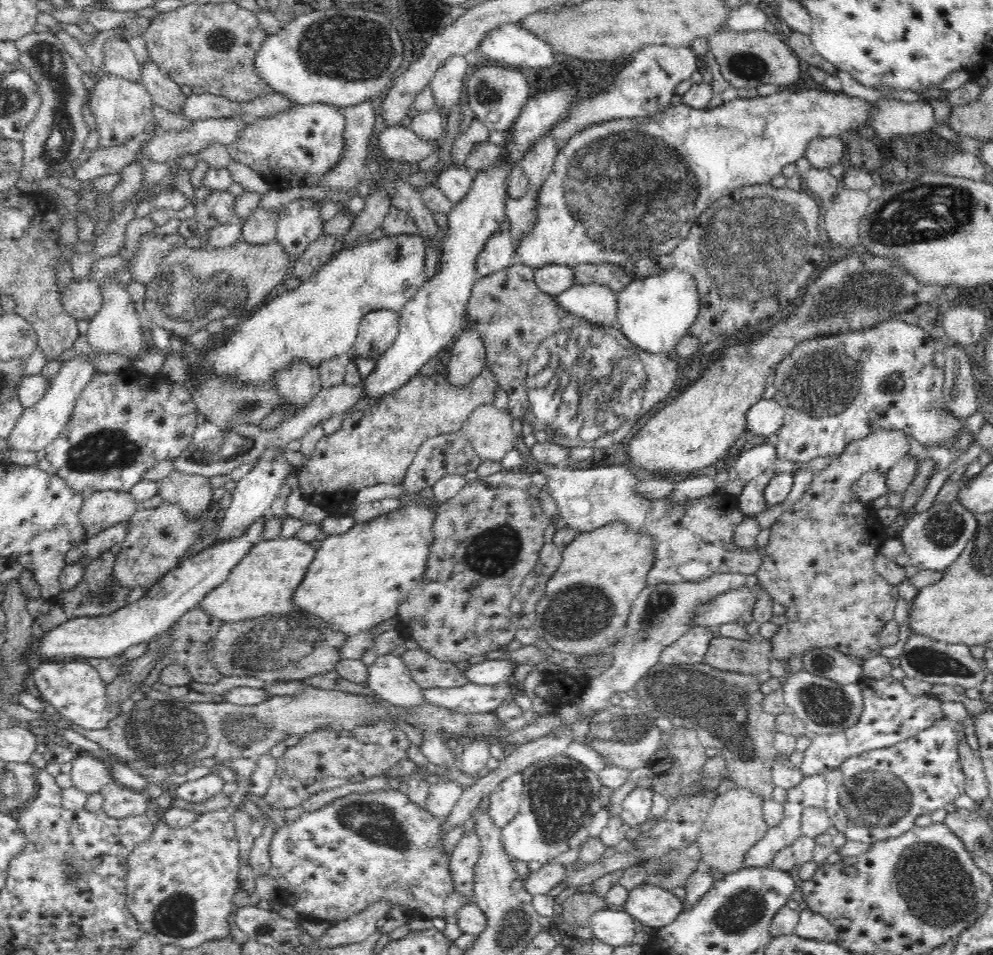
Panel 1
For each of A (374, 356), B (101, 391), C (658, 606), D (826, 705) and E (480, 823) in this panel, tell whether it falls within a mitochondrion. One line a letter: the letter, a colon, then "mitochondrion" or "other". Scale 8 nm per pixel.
A: other
B: other
C: mitochondrion
D: mitochondrion
E: other

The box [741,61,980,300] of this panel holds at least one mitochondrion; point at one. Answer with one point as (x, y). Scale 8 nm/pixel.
(933, 211)

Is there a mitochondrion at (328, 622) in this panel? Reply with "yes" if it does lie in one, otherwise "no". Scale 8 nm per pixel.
yes

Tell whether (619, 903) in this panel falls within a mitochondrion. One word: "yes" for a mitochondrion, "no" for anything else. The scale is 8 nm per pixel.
no

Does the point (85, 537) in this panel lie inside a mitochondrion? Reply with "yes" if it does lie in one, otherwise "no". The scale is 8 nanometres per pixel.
no

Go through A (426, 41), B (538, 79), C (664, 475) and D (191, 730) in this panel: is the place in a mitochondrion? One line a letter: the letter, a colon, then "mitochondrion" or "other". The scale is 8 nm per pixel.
A: other
B: other
C: other
D: mitochondrion

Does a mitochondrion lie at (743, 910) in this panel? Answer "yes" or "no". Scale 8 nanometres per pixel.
yes

